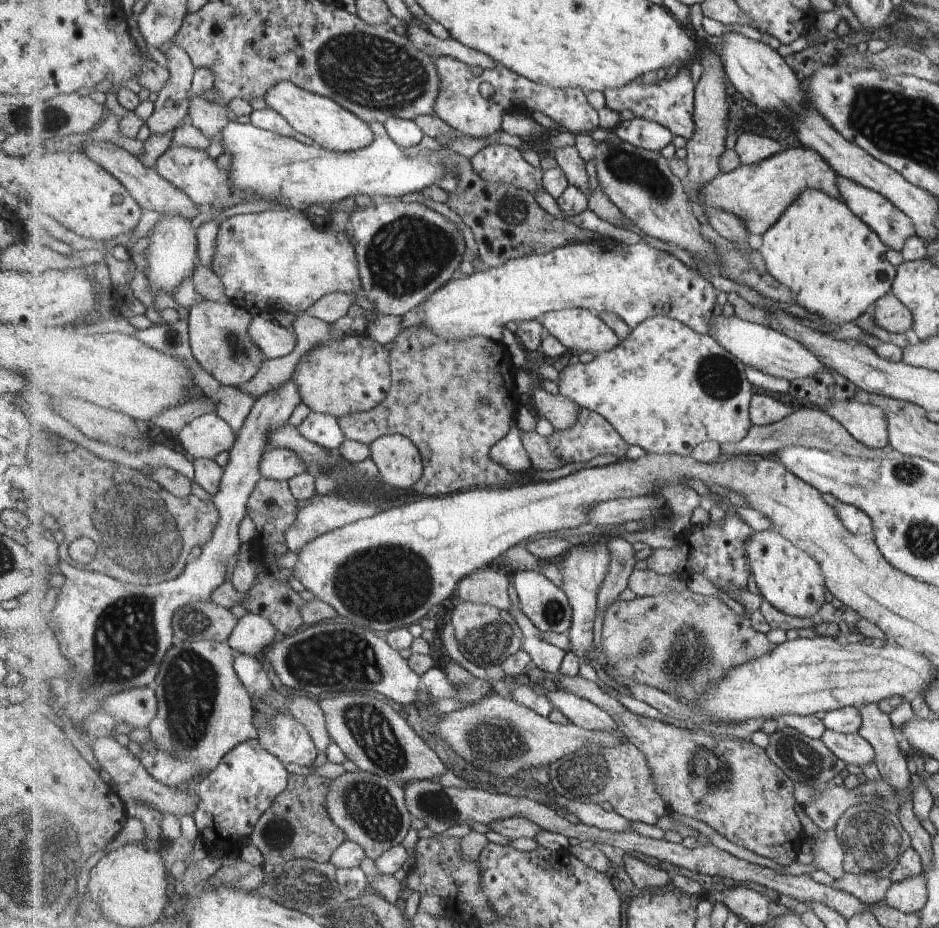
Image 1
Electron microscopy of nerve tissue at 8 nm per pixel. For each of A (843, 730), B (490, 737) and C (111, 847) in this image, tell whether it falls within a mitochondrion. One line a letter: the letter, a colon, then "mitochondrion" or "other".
A: other
B: mitochondrion
C: other

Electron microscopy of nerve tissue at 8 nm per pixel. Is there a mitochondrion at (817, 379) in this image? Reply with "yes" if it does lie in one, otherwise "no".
no

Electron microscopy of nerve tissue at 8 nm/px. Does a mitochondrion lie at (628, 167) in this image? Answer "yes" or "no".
yes

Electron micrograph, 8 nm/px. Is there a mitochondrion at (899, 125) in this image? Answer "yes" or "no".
yes

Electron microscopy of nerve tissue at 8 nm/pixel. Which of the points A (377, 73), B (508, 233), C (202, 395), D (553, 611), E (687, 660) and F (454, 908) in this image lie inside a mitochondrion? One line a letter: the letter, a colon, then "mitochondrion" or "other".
A: mitochondrion
B: other
C: other
D: mitochondrion
E: mitochondrion
F: other

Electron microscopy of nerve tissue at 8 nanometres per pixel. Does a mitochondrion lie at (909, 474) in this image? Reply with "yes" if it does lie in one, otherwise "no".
yes

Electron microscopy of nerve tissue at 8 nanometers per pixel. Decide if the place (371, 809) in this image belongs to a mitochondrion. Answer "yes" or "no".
yes

